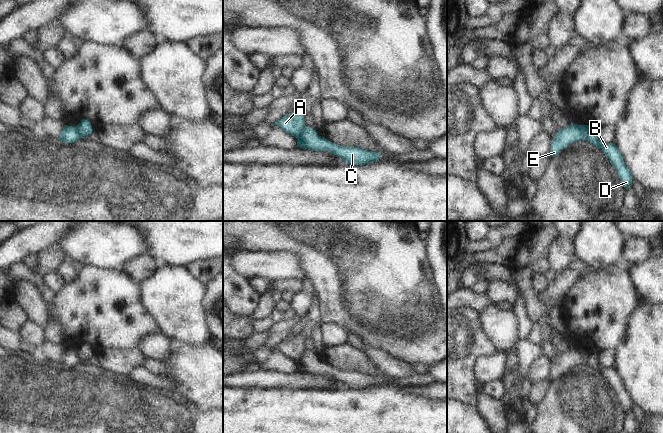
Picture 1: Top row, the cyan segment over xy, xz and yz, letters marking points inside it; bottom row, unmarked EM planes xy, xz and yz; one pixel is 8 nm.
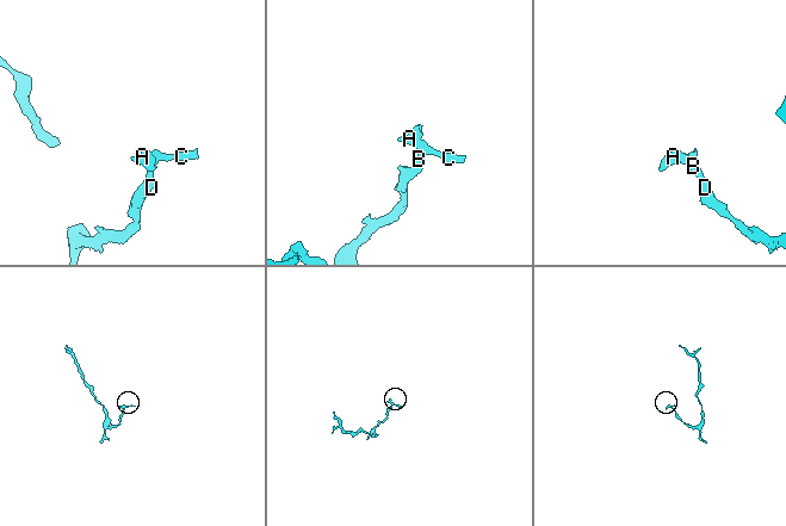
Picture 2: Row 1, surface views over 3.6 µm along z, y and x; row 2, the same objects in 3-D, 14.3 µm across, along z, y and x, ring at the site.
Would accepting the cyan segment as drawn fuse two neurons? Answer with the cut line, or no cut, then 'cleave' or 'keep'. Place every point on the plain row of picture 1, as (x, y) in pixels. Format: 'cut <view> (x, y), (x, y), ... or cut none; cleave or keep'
cut yz (575, 348), (585, 362); cleave

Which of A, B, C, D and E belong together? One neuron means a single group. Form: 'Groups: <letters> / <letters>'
Groups: A E / B C D.

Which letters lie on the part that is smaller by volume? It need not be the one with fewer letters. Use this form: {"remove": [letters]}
{"remove": ["A", "E"]}

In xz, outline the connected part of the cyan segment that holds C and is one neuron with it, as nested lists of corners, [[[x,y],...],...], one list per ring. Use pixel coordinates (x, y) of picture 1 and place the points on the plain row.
[[[305,350],[297,361],[297,371],[313,375],[328,375],[342,382],[349,389],[365,389],[379,384],[381,376],[373,376],[359,371],[343,371],[318,359],[317,355]]]

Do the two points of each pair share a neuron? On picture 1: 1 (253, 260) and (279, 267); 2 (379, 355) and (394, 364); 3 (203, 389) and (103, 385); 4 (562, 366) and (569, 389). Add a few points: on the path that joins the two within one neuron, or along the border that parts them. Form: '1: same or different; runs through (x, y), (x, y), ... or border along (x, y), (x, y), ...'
1: same; runs through (259, 264), (273, 266)
2: same; runs through (383, 359), (390, 364)
3: different; border along (174, 391), (189, 402)
4: same; runs through (568, 372), (569, 383)

